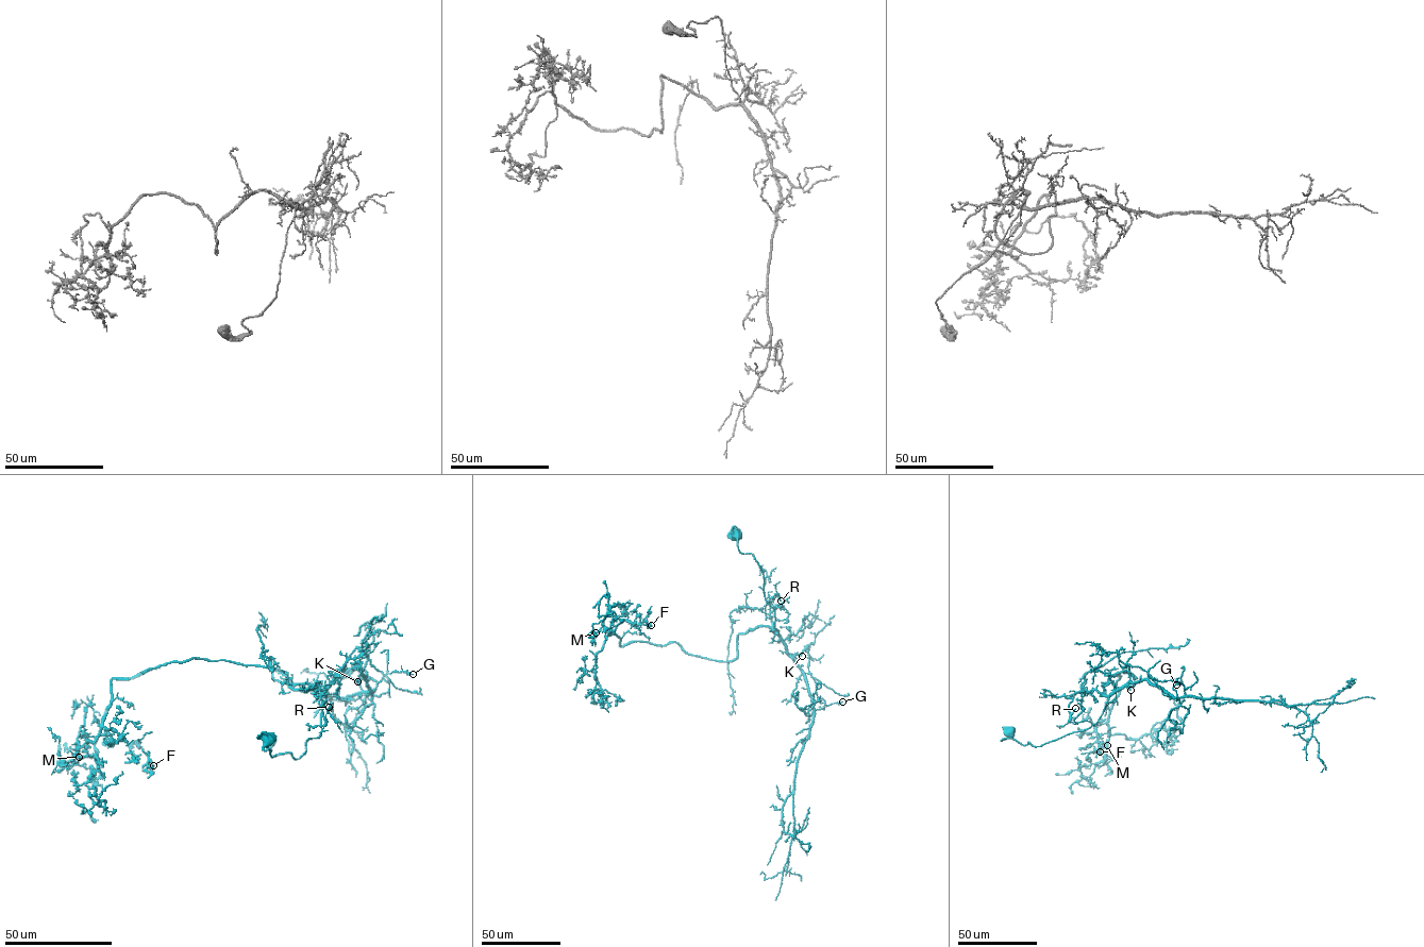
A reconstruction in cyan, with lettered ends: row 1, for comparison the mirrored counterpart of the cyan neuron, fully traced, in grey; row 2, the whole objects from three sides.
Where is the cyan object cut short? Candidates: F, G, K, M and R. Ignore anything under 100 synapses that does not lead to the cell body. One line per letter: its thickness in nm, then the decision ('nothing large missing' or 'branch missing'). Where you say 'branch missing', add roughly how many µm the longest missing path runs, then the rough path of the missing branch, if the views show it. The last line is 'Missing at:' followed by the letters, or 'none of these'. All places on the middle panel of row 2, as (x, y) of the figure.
F: 160 nm thick; nothing large missing
G: 90 nm thick; nothing large missing
K: 280 nm thick; nothing large missing
M: 160 nm thick; nothing large missing
R: 160 nm thick; nothing large missing
Missing at: none of these

